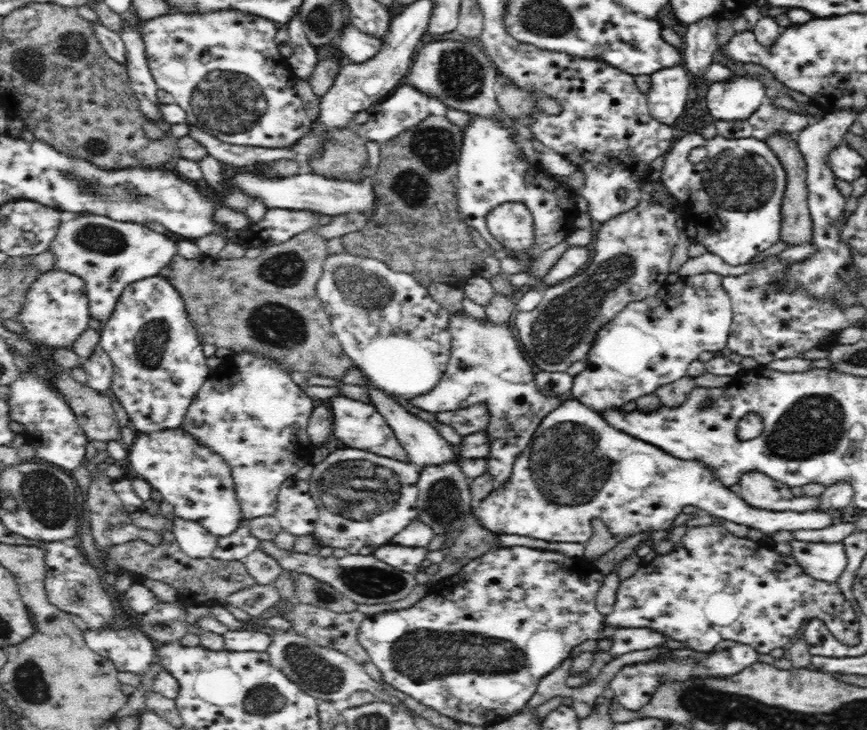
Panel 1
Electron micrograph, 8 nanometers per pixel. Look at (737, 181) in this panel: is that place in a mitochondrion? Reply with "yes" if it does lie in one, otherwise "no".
yes

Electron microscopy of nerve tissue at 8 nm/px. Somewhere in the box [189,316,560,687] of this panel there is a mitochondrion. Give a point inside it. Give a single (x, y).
(424, 653)

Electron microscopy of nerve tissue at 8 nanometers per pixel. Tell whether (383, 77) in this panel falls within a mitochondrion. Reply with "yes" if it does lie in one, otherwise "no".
no

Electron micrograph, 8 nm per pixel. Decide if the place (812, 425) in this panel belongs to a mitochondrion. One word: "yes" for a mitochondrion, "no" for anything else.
yes

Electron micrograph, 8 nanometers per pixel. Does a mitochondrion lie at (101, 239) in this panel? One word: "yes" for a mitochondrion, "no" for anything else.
yes

